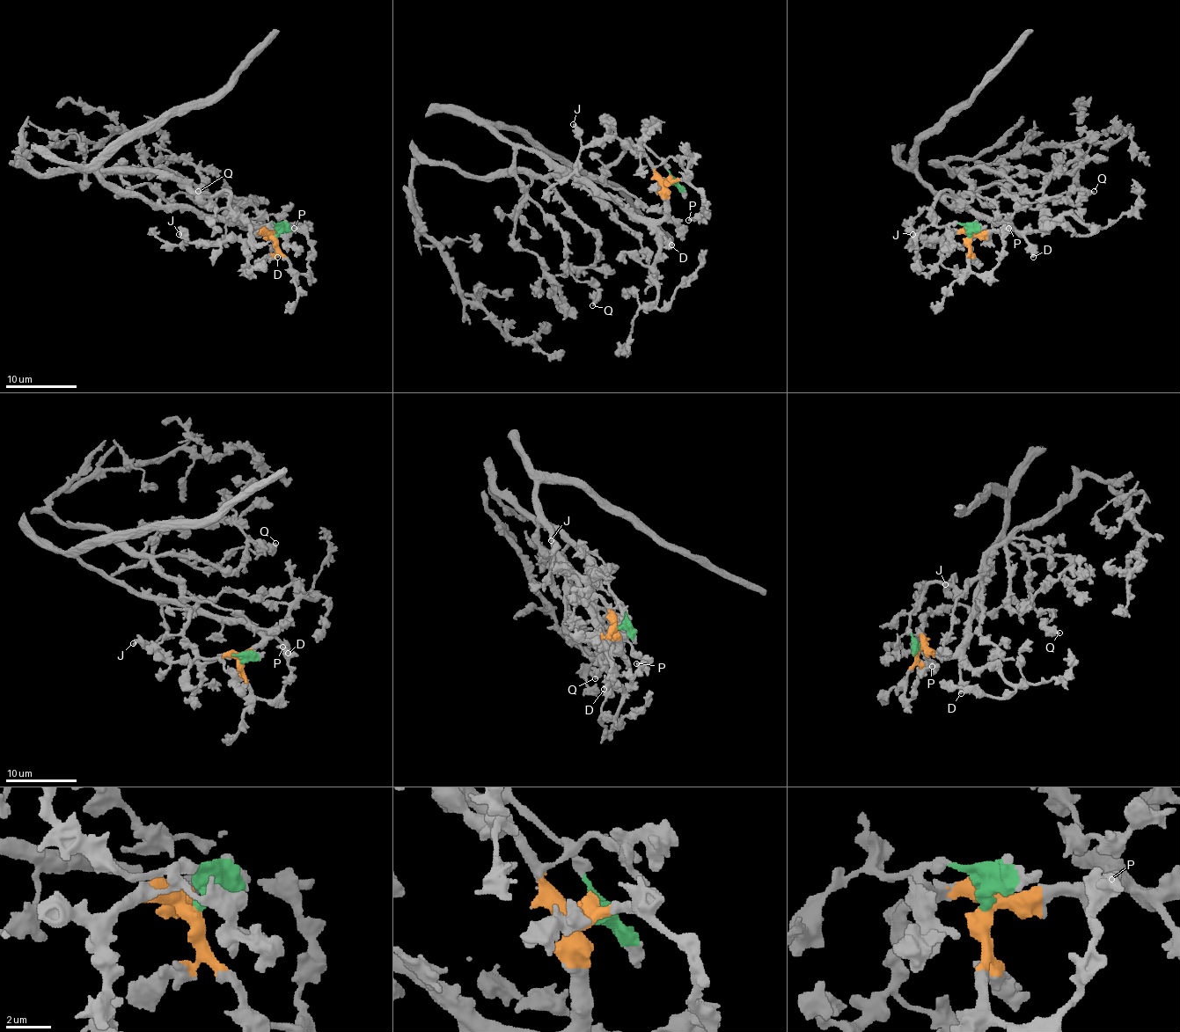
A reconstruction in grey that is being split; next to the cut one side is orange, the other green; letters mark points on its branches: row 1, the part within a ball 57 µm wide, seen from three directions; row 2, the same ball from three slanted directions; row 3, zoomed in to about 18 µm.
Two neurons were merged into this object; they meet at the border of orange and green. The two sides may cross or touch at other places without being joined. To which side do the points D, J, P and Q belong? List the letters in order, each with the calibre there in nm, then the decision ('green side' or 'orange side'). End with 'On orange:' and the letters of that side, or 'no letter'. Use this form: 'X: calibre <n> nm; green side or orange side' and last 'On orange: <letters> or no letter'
D: calibre 550 nm; orange side
J: calibre 320 nm; orange side
P: calibre 280 nm; orange side
Q: calibre 400 nm; orange side
On orange: D, J, P, Q

